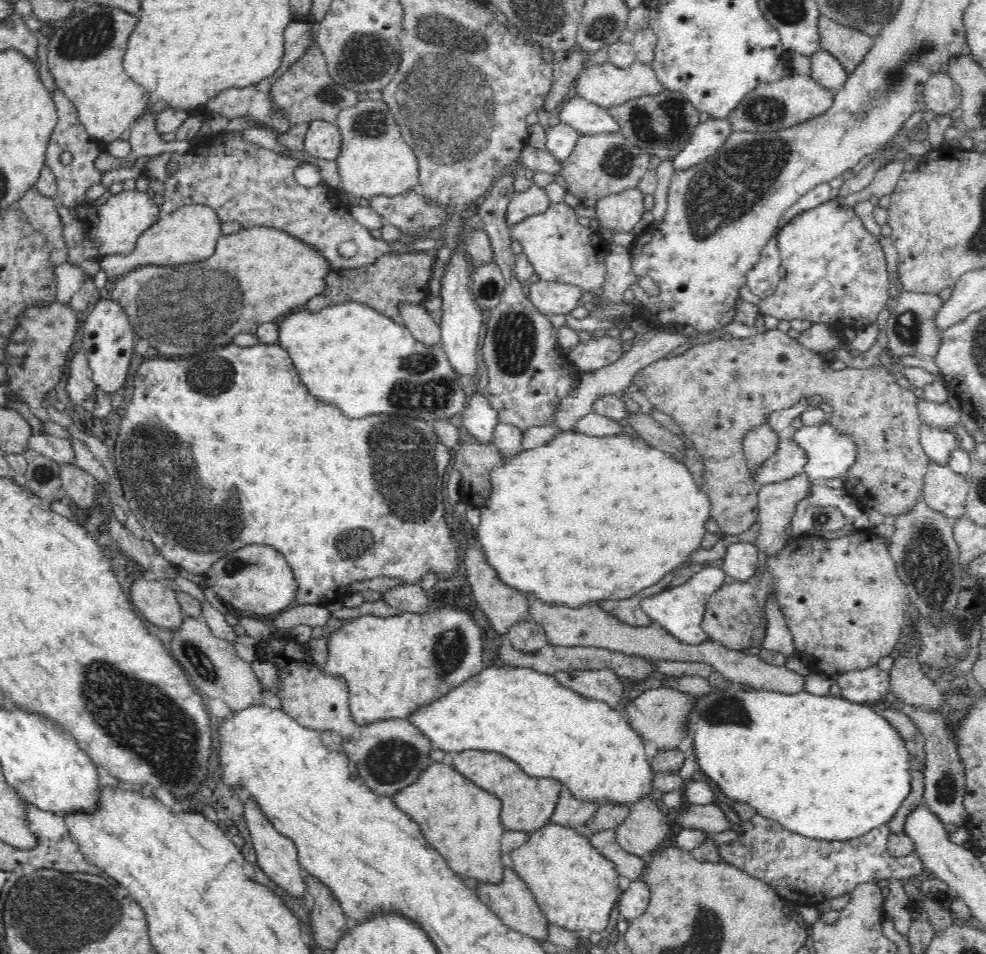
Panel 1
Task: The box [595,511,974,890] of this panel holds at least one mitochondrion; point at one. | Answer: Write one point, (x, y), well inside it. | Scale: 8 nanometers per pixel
(927, 560)

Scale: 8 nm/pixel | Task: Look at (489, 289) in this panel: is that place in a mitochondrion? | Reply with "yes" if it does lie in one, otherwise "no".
yes

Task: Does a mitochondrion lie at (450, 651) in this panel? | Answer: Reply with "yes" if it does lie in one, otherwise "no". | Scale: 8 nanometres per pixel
yes

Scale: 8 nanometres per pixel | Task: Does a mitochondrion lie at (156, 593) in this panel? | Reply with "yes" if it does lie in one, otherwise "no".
no

